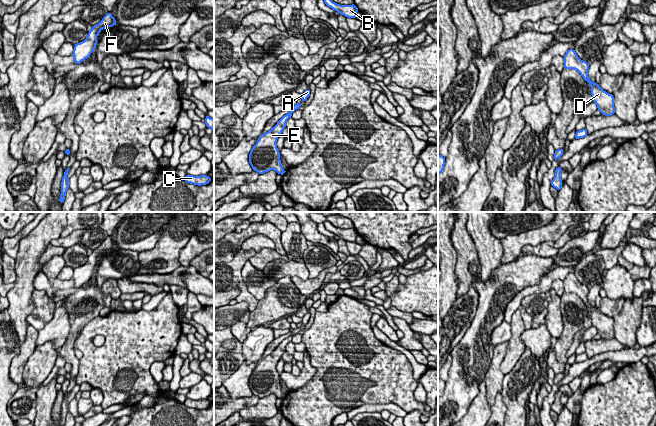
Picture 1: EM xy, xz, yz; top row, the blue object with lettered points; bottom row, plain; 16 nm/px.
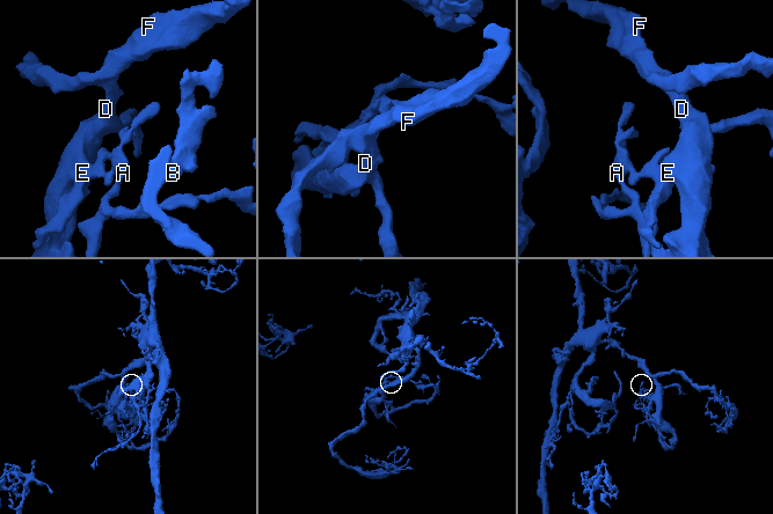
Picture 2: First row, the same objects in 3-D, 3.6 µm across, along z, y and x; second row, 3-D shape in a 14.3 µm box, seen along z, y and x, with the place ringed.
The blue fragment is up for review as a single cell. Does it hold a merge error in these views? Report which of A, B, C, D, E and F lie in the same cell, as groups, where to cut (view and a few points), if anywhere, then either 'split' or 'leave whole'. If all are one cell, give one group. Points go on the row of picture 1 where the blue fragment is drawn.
groups A B C D E F; cut none; leave whole

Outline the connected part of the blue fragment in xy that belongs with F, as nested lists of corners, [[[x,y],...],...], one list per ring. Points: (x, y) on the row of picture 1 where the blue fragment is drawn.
[[[108,12],[98,24],[92,27],[84,41],[74,45],[72,55],[74,56],[75,63],[80,64],[83,60],[89,58],[92,51],[96,49],[97,36],[100,31],[114,25],[117,25],[116,20],[111,12]]]

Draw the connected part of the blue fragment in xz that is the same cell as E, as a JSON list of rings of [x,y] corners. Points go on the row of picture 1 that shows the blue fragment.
[[[301,103],[293,105],[293,108],[288,114],[284,115],[271,130],[259,137],[249,154],[249,163],[253,171],[263,174],[269,170],[275,170],[282,176],[286,172],[282,168],[280,152],[277,148],[276,141],[286,127],[286,121],[300,107]]]

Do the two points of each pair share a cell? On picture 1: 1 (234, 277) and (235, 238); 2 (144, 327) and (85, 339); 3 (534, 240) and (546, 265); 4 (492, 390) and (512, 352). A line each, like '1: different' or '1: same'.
1: different
2: same
3: different
4: different

